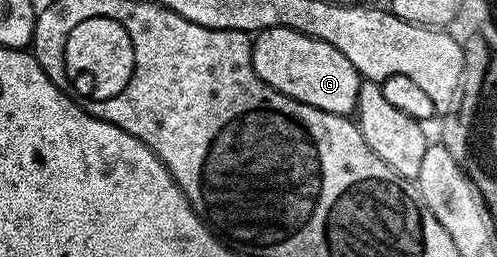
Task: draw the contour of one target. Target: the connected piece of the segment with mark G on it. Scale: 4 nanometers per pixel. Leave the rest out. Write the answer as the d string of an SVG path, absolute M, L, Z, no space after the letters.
M272 28L264 30L252 42L254 48L254 67L260 80L267 82L274 90L295 98L298 102L308 104L312 108L320 108L333 114L353 115L358 108L358 90L362 87L363 79L358 70L344 56L344 52L336 52L332 44L324 44L324 40L316 40L307 34L296 32L292 28Z

